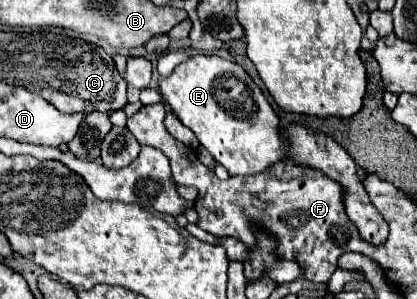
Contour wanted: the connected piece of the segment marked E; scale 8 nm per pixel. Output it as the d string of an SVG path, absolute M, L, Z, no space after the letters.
M197 54L179 64L169 76L161 76L157 80L157 90L169 104L171 112L197 136L201 146L205 146L213 154L213 158L227 168L231 176L259 174L275 162L287 162L287 144L283 144L281 140L279 118L273 112L271 104L265 100L261 88L249 78L249 74L239 64L219 58L215 54Z

